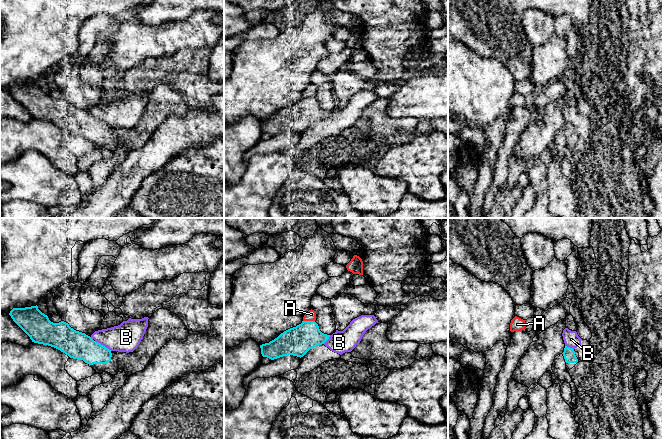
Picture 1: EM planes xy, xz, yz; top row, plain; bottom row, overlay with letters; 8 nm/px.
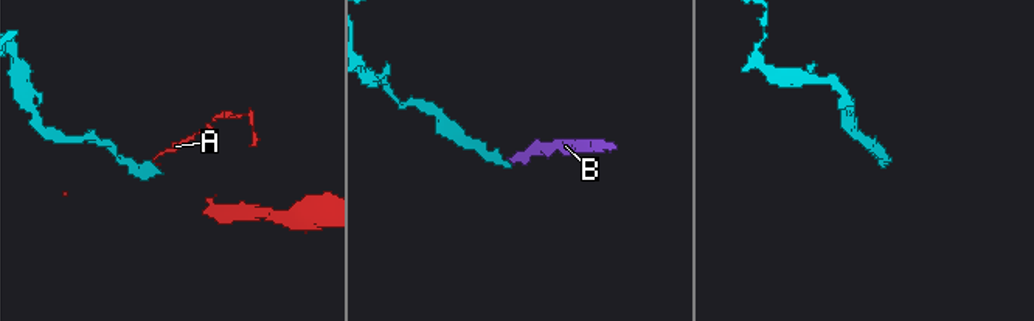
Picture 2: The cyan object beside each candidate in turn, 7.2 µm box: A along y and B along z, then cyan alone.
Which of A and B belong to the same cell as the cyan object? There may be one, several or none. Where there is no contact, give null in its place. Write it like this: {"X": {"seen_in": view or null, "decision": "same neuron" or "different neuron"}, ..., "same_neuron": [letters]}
{"A": {"seen_in": "xz", "decision": "different neuron"}, "B": {"seen_in": "xy", "decision": "different neuron"}, "same_neuron": []}

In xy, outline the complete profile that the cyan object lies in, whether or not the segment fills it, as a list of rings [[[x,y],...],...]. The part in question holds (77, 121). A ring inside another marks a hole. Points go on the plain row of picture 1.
[[[38,82],[13,84],[9,91],[13,97],[30,113],[32,118],[54,123],[68,131],[70,134],[83,136],[89,140],[96,149],[108,148],[115,152],[123,145],[128,152],[144,146],[157,128],[170,116],[184,116],[189,111],[189,106],[183,97],[167,85],[157,86],[149,95],[148,103],[139,122],[133,128],[111,127],[100,119],[94,117],[85,109],[74,106],[68,99],[61,97],[53,99],[48,92],[42,89]]]

